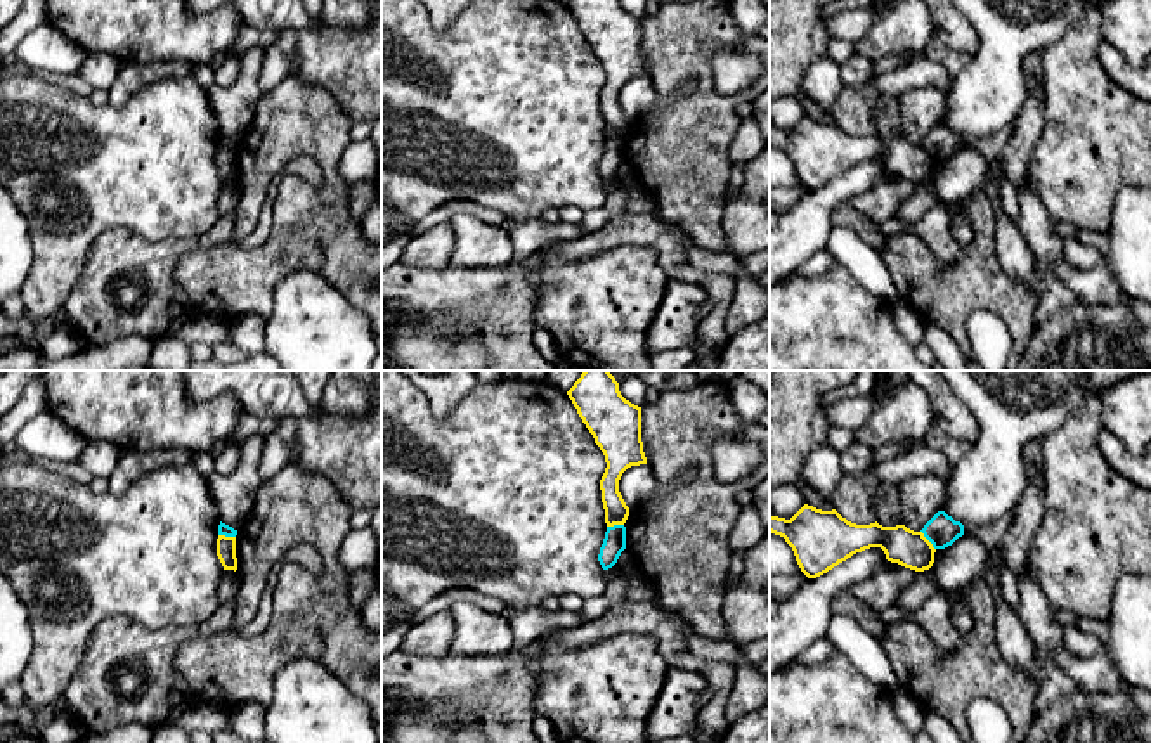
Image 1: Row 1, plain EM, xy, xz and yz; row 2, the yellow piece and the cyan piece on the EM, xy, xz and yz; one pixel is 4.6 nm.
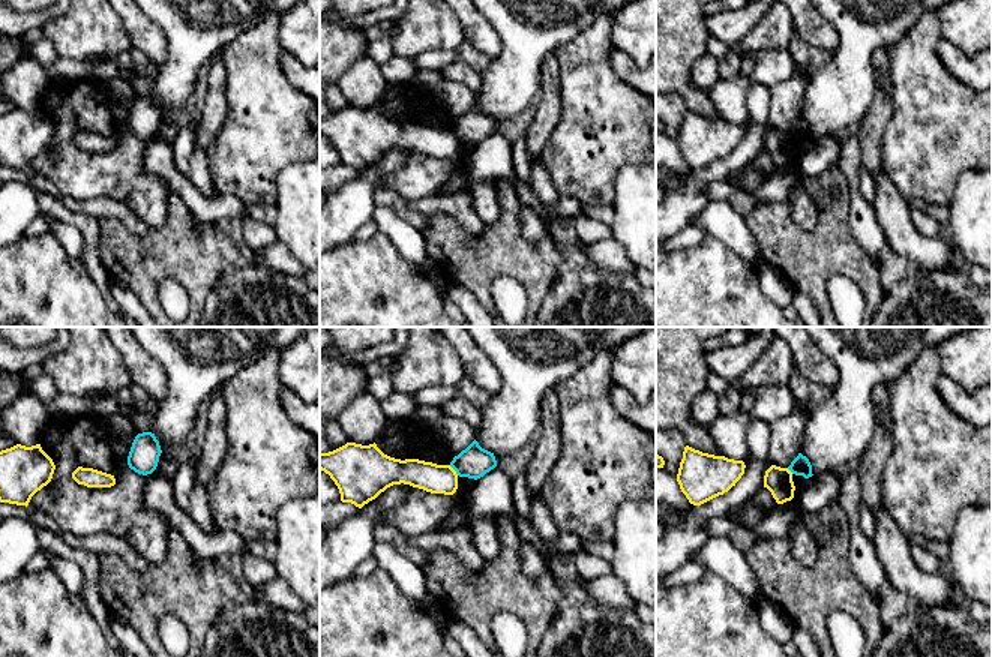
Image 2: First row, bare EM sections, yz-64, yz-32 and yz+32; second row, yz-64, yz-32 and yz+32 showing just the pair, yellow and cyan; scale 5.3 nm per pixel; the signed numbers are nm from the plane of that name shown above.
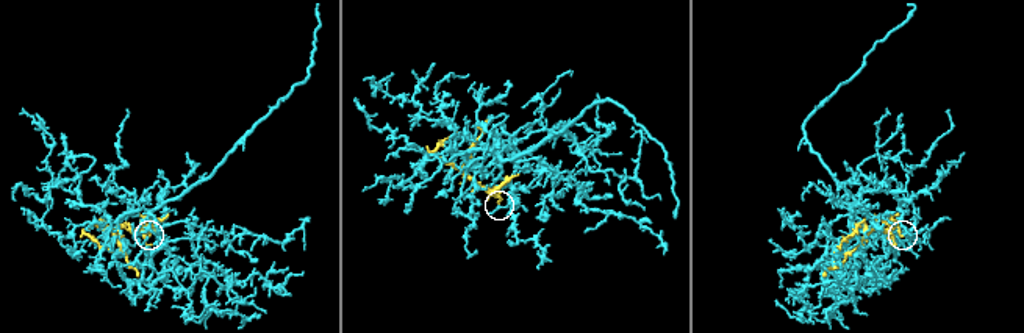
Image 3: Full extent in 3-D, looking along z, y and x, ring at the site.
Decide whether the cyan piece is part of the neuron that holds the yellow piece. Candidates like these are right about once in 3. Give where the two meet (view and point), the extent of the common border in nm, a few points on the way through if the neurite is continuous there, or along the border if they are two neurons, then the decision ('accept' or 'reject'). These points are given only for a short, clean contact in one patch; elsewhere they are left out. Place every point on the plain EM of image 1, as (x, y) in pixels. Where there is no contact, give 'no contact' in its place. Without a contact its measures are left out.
contact yz (928, 153); length 120 nm; border yz (921, 142), (935, 161); reject

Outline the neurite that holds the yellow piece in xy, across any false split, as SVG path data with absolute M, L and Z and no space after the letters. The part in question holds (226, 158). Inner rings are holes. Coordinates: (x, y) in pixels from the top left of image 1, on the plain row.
M218 147L217 151L217 168L224 178L224 182L237 182L236 170L236 149Z

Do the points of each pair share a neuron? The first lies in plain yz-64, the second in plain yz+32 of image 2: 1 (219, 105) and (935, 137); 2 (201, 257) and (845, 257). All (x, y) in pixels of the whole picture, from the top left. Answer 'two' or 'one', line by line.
1: two
2: one

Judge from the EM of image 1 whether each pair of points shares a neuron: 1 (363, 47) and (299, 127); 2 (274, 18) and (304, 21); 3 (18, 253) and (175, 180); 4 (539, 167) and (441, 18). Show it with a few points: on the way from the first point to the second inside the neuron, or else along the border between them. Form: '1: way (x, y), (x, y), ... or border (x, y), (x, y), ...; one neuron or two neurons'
1: border (292, 75), (305, 83), (325, 89), (351, 120); two neurons
2: way (281, 18), (297, 18); one neuron
3: border (18, 208), (32, 245), (32, 267), (23, 286); two neurons
4: border (458, 18), (441, 30), (429, 21); two neurons

